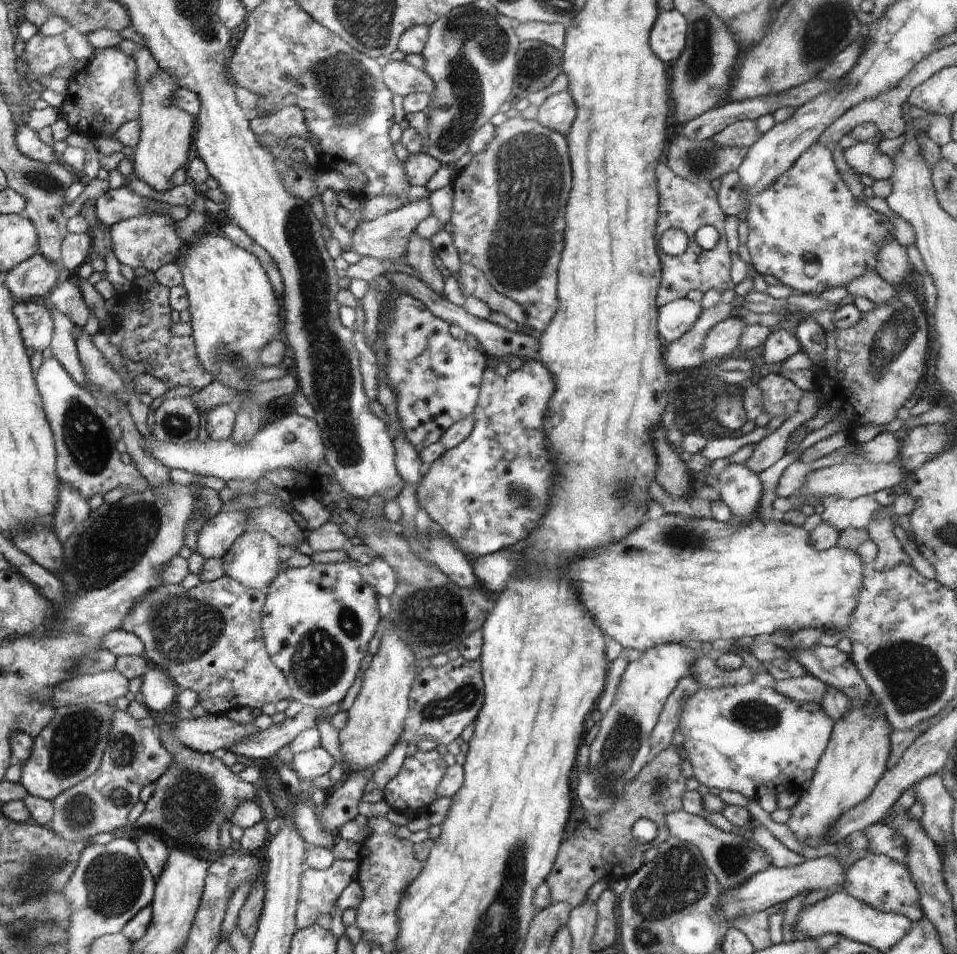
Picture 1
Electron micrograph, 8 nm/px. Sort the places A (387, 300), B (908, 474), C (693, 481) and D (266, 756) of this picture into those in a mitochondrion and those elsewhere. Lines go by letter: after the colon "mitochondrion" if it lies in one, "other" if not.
A: other
B: other
C: other
D: other

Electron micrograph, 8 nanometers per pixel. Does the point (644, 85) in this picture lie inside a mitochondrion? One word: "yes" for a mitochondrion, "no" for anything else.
no

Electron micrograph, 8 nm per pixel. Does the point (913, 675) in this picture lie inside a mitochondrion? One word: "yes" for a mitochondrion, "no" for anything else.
yes

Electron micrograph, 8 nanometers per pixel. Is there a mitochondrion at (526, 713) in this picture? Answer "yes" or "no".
no

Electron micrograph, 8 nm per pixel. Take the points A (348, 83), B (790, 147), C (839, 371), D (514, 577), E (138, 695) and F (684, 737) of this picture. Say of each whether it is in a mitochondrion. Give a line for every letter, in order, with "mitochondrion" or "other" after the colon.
A: mitochondrion
B: other
C: other
D: other
E: other
F: other

